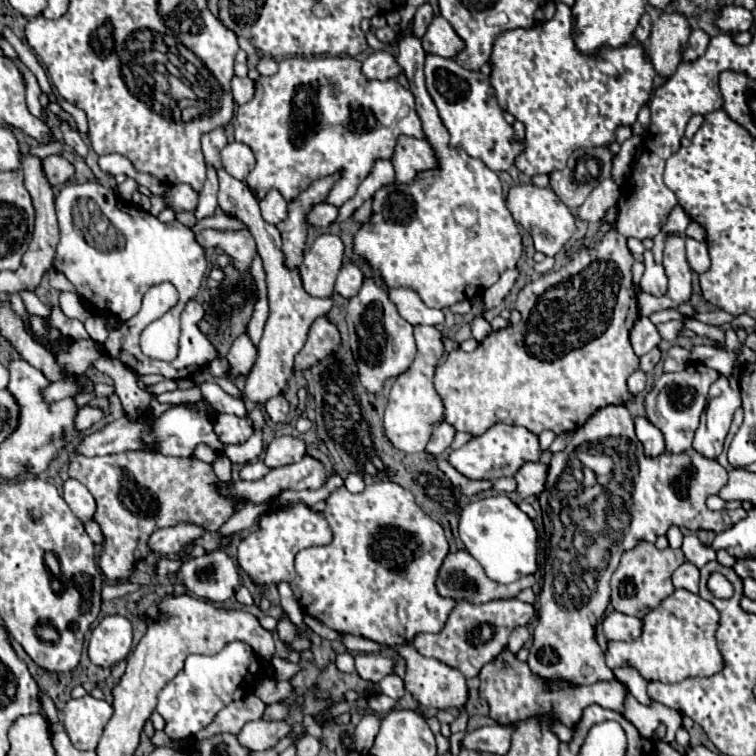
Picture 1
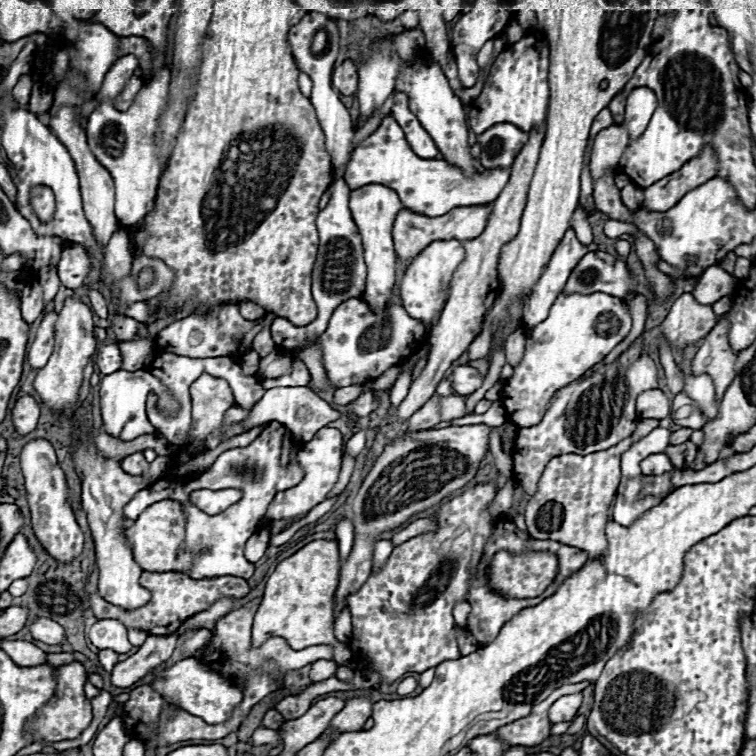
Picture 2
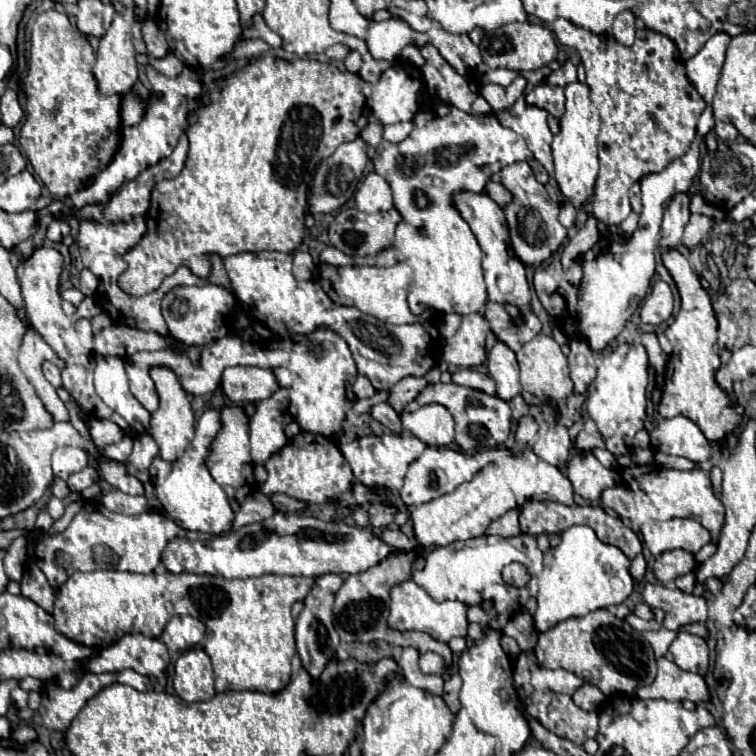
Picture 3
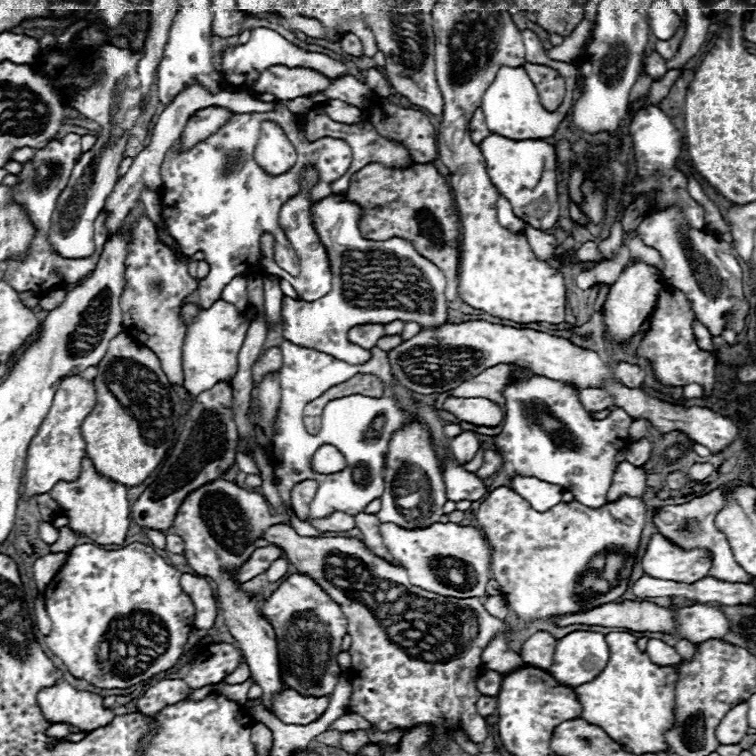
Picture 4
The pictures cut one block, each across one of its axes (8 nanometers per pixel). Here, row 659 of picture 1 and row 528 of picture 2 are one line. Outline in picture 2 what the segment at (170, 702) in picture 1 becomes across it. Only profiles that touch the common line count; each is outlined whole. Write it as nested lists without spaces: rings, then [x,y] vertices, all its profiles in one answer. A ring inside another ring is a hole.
[[[270,422],[250,446],[232,448],[232,450],[222,452],[216,458],[216,462],[204,474],[200,474],[200,478],[196,478],[194,482],[168,484],[168,488],[164,488],[164,490],[156,490],[156,484],[144,488],[126,504],[124,516],[130,520],[136,520],[150,504],[156,504],[158,500],[178,500],[188,514],[184,548],[188,548],[192,552],[198,552],[202,548],[210,548],[210,552],[206,552],[206,554],[196,554],[196,562],[194,562],[192,570],[186,574],[192,578],[216,578],[216,576],[250,578],[254,574],[254,564],[244,558],[246,540],[262,526],[270,500],[278,492],[296,486],[304,476],[300,466],[298,466],[296,456],[288,468],[280,466],[280,452],[282,452],[280,448],[282,448],[284,432],[286,432],[286,428],[282,424]],[[198,488],[216,488],[216,490],[218,488],[242,488],[242,498],[236,504],[232,504],[230,508],[226,508],[224,512],[208,516],[202,510],[192,508],[190,492],[194,492]]]

